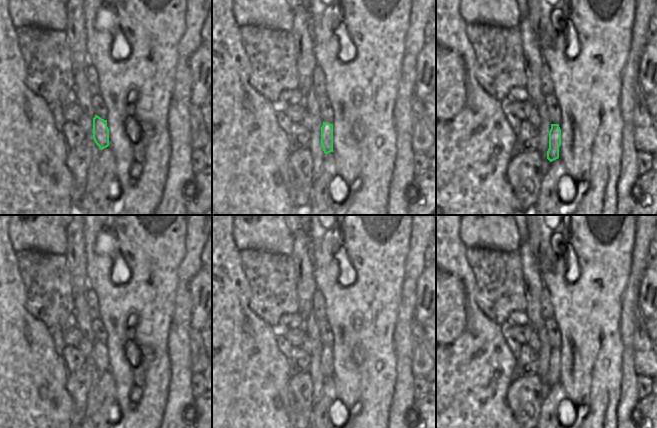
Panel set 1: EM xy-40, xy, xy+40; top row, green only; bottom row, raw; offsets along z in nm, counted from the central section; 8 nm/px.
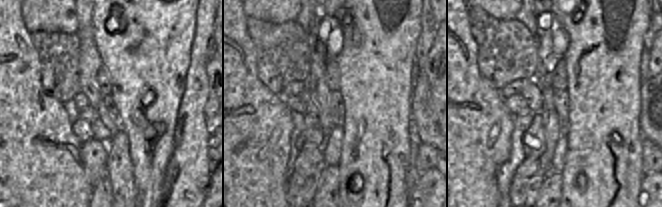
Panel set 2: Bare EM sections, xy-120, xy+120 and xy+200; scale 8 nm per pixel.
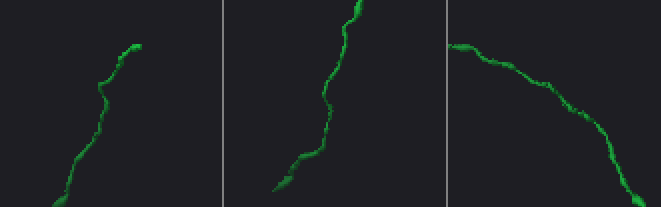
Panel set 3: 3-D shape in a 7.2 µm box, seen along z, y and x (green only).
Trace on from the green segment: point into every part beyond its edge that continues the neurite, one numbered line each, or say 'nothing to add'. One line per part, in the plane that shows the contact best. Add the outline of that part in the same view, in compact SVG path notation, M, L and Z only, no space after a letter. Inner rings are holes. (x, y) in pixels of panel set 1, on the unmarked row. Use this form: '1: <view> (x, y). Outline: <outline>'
nothing to add

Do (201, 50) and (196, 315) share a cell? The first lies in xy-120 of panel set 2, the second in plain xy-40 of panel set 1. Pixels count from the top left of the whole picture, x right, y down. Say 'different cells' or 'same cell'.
different cells

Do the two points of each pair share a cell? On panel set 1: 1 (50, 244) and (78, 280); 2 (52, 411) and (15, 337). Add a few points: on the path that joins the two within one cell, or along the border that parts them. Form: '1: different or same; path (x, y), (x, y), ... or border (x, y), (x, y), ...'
1: different; border (64, 229), (66, 235), (65, 253)
2: same; path (34, 393), (15, 374), (15, 355)

